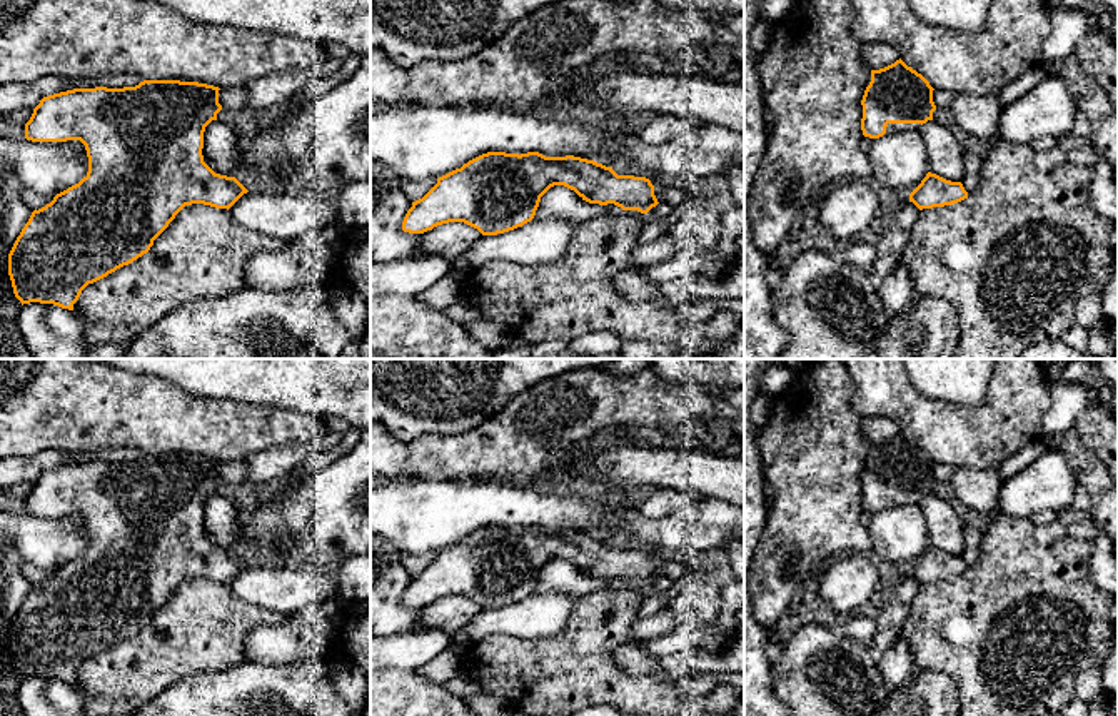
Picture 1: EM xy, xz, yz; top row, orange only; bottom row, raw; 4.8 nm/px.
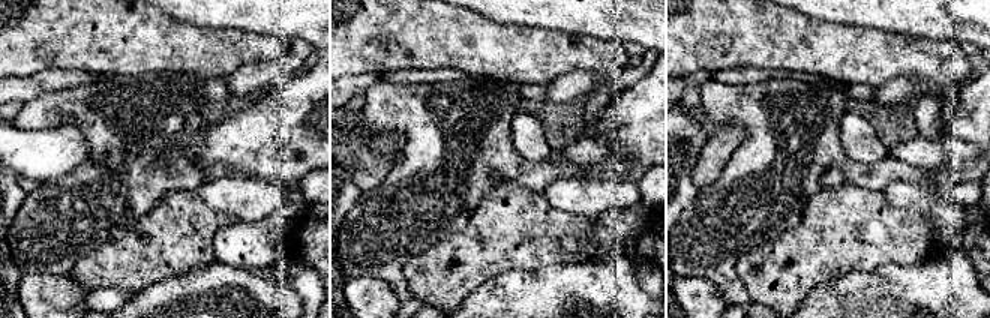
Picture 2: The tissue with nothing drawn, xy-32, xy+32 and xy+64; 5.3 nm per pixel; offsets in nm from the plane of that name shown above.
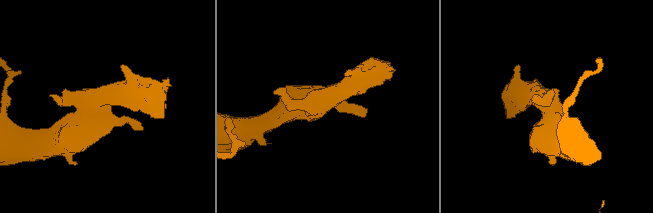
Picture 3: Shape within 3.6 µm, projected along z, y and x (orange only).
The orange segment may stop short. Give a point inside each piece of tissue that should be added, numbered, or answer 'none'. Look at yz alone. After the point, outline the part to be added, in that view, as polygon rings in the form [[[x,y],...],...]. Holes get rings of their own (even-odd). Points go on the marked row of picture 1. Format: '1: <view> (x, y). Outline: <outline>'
1: yz (891, 127). Outline: [[[888,124],[886,134],[894,132],[919,132],[921,124]]]

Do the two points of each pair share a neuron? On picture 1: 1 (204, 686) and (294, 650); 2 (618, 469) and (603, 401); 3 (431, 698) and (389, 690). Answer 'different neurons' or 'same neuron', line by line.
1: different neurons
2: different neurons
3: same neuron

